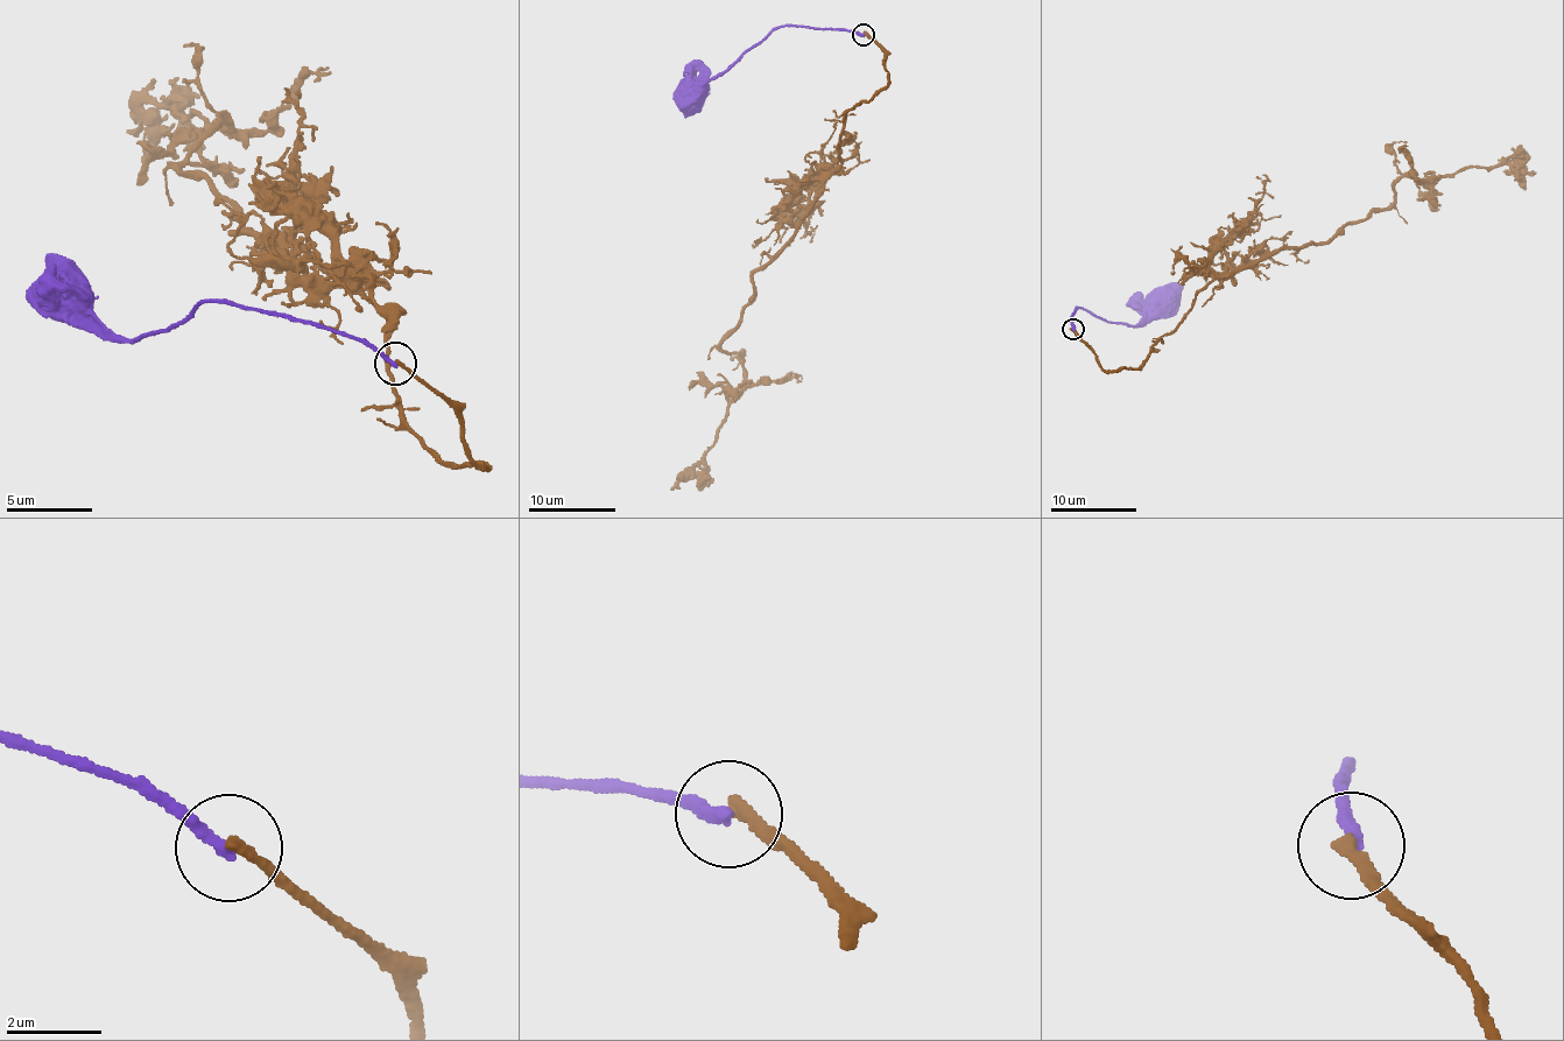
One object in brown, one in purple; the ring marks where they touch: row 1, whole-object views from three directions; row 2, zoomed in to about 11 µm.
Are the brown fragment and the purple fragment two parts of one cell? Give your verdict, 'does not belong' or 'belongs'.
does not belong

